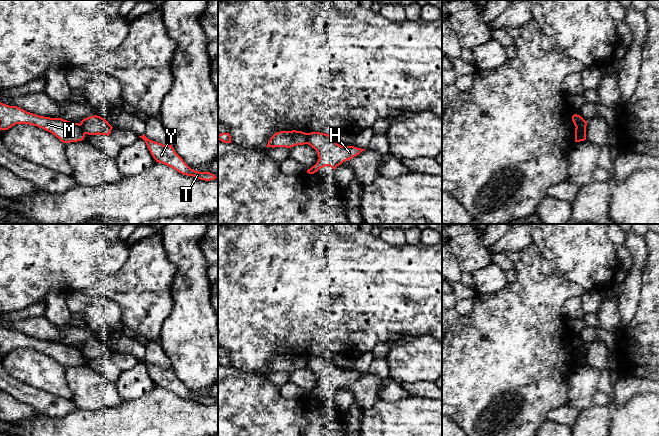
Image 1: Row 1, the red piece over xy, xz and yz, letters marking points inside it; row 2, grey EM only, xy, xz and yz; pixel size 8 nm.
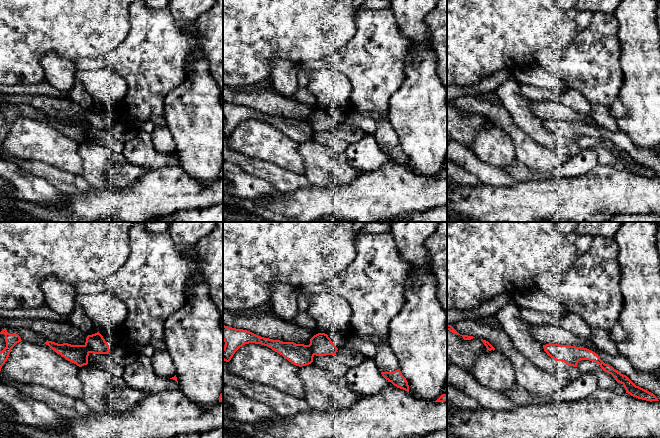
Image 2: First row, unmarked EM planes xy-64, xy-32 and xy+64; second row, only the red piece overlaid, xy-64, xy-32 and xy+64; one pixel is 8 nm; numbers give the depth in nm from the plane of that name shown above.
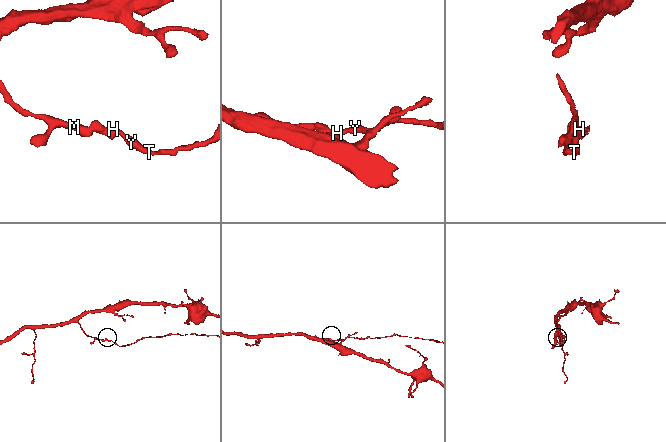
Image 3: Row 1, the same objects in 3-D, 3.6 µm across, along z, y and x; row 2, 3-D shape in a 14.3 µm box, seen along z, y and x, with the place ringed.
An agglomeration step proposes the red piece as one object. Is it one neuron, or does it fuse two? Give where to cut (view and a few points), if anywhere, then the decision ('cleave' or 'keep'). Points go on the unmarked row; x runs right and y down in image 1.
cut in xz along (308, 357), (305, 367); cleave

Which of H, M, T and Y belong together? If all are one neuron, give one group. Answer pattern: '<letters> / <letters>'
H T Y / M

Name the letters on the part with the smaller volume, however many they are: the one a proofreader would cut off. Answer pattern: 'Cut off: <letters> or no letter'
Cut off: H, T, Y

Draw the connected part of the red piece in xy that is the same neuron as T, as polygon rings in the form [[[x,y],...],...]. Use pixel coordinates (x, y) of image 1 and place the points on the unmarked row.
[[[145,358],[139,361],[145,365],[151,379],[156,386],[165,388],[183,399],[193,400],[200,404],[210,405],[217,402],[210,396],[199,396],[191,393],[175,376],[172,369],[163,369],[161,367],[152,365],[148,363]]]

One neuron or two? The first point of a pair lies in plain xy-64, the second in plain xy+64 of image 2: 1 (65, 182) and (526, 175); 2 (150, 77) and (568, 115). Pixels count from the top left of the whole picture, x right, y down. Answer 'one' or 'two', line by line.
1: two
2: two

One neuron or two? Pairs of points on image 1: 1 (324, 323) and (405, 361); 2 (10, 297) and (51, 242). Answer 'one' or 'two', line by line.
1: two
2: one

